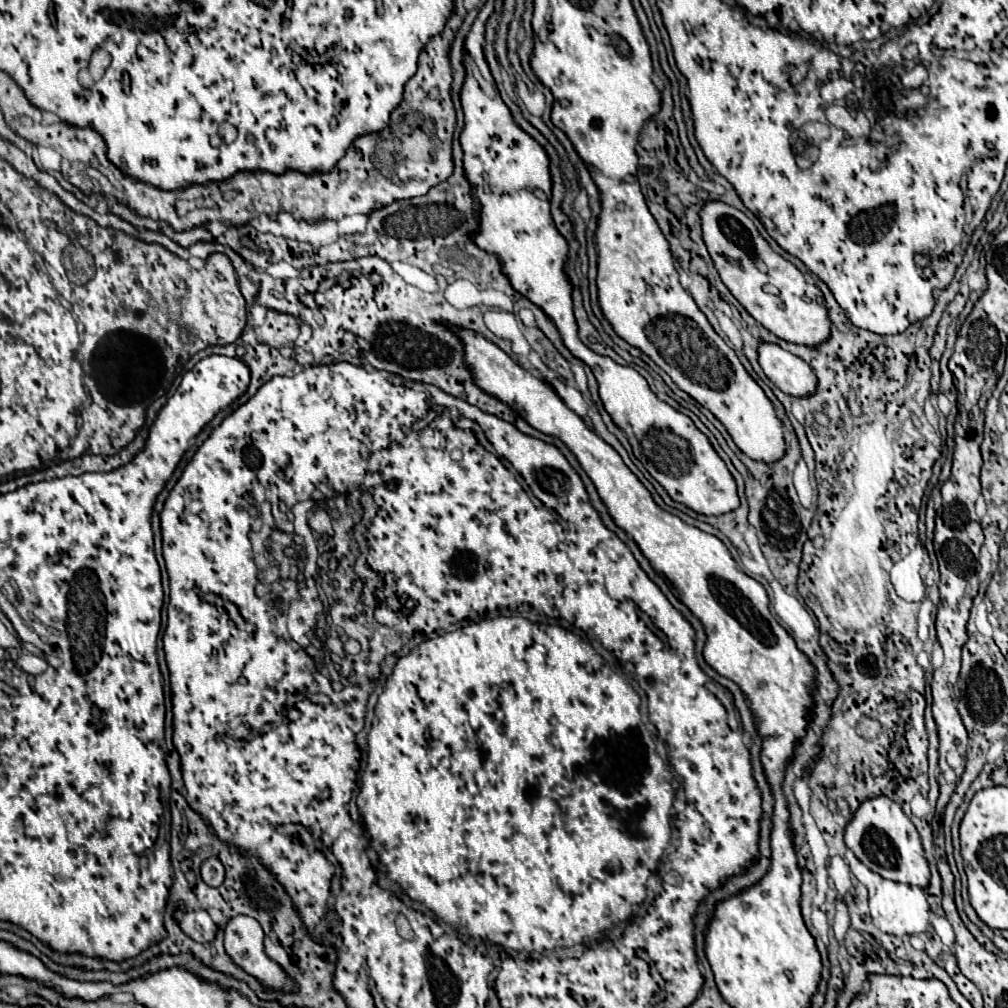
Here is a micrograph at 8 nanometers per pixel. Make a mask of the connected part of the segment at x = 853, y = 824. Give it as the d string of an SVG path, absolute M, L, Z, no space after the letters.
M886 795L864 799L860 803L850 823L846 825L844 843L868 869L872 869L884 879L916 885L916 887L926 887L930 881L930 869L924 859L924 851L916 827L904 815L902 807L896 801L888 799Z

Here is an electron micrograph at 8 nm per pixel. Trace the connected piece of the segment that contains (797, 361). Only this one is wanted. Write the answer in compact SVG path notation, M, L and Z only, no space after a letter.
M760 341L758 363L766 377L788 395L804 397L816 389L816 375L810 365L800 357L784 351L776 343Z

